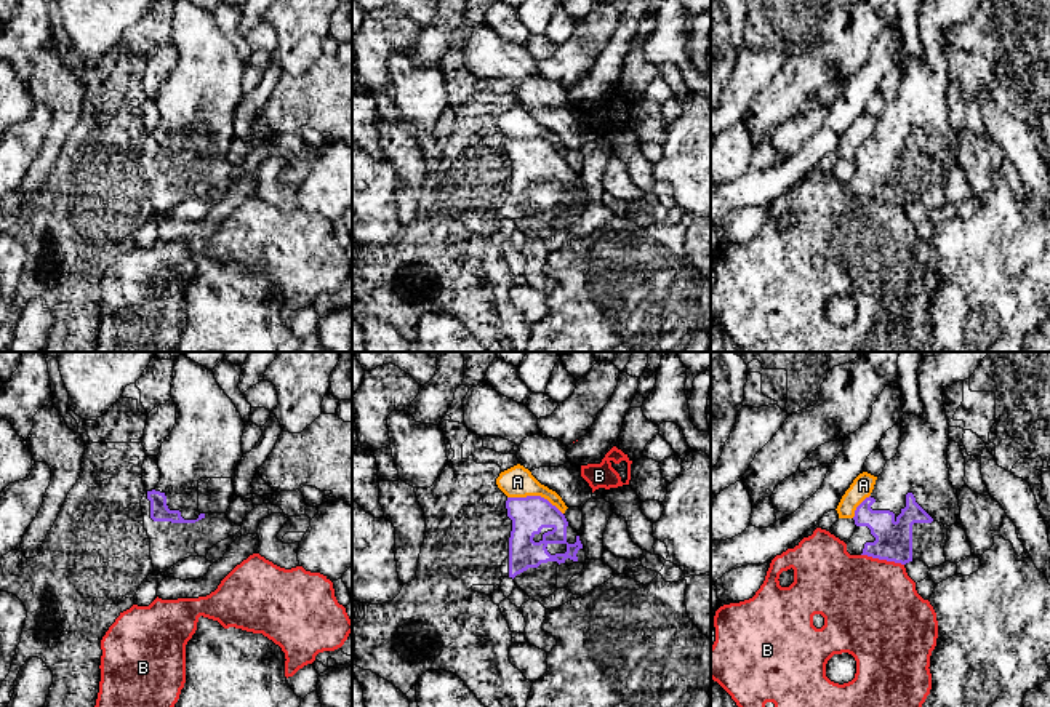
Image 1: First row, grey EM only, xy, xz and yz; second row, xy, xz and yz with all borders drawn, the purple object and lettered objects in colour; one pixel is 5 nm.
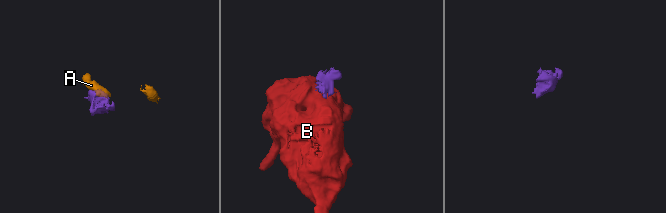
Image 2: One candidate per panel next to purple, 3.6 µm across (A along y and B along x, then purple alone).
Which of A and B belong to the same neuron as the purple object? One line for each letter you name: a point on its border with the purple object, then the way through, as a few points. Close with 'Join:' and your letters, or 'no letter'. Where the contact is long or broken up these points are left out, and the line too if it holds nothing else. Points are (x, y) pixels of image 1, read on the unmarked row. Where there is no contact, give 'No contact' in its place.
Join: no letter

